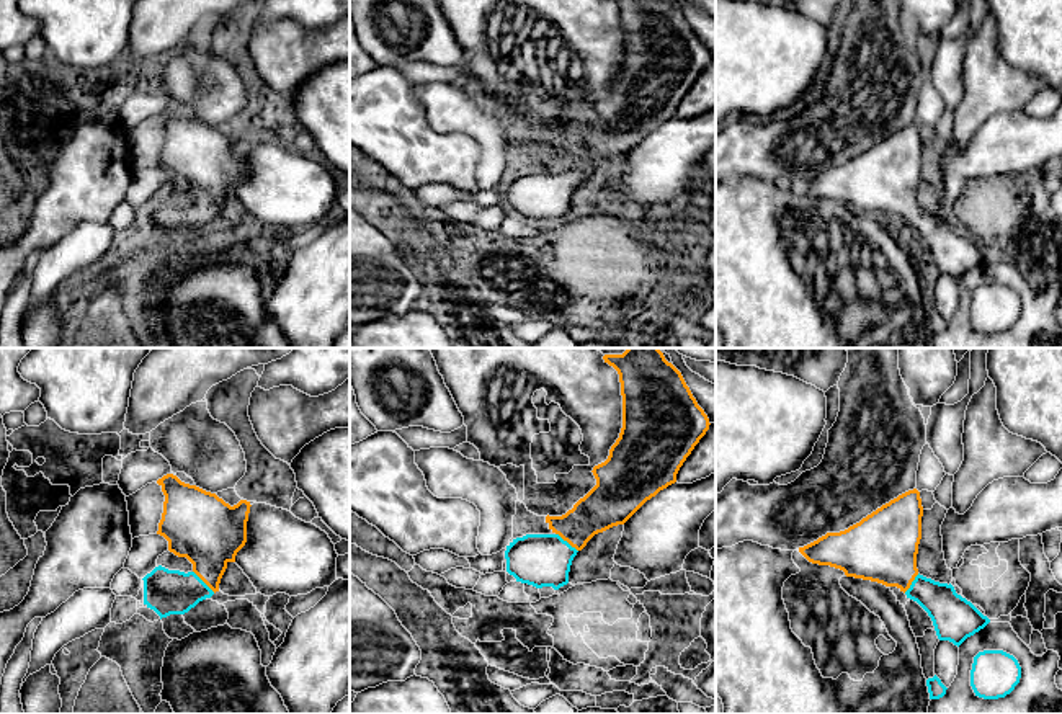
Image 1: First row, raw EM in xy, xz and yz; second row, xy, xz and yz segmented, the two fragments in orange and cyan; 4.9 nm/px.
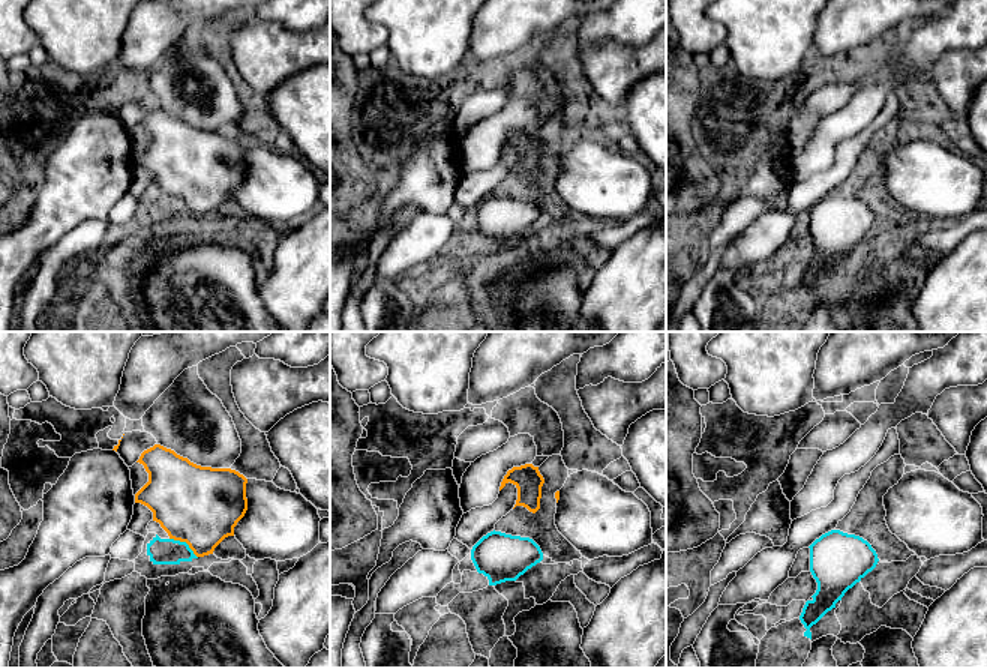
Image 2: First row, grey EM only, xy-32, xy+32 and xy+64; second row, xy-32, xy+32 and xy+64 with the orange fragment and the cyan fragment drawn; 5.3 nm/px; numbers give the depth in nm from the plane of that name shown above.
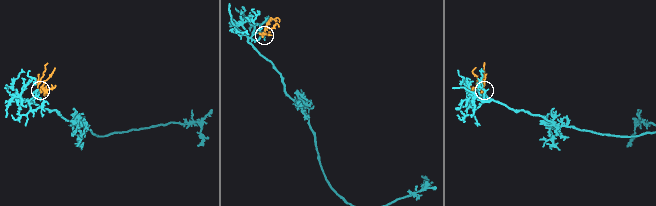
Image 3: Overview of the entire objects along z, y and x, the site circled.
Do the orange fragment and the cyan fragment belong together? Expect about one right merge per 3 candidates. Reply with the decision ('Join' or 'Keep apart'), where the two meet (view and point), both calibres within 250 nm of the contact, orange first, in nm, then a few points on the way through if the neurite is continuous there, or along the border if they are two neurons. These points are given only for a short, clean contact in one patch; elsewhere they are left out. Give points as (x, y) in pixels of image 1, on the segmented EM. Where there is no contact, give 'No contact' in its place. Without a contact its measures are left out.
Join. Touches orange at xz (567, 541). Thickness 220 nm (orange) against 260 nm. Path across: xz (603, 507), (567, 541), (541, 561)

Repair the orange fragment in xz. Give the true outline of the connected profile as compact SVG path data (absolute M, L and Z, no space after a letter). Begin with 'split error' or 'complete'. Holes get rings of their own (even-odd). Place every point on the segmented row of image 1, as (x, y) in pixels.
split error | M627 348L622 355L605 355L603 359L619 374L622 395L622 428L619 438L611 446L608 459L591 471L596 485L565 515L546 516L546 523L552 531L551 534L526 534L513 539L506 546L506 572L513 575L516 582L536 588L552 587L554 590L567 585L570 565L577 552L582 551L595 534L624 524L647 500L675 484L680 467L709 430L709 418L698 405L681 373L665 359L658 348Z

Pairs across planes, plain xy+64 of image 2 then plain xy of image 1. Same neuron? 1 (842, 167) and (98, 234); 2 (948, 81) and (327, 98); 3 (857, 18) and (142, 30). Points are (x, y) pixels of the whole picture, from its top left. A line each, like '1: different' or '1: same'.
1: same
2: different
3: same

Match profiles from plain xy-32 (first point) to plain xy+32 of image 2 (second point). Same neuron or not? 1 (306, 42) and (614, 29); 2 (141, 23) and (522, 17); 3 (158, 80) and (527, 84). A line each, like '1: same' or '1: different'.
1: different
2: same
3: same

